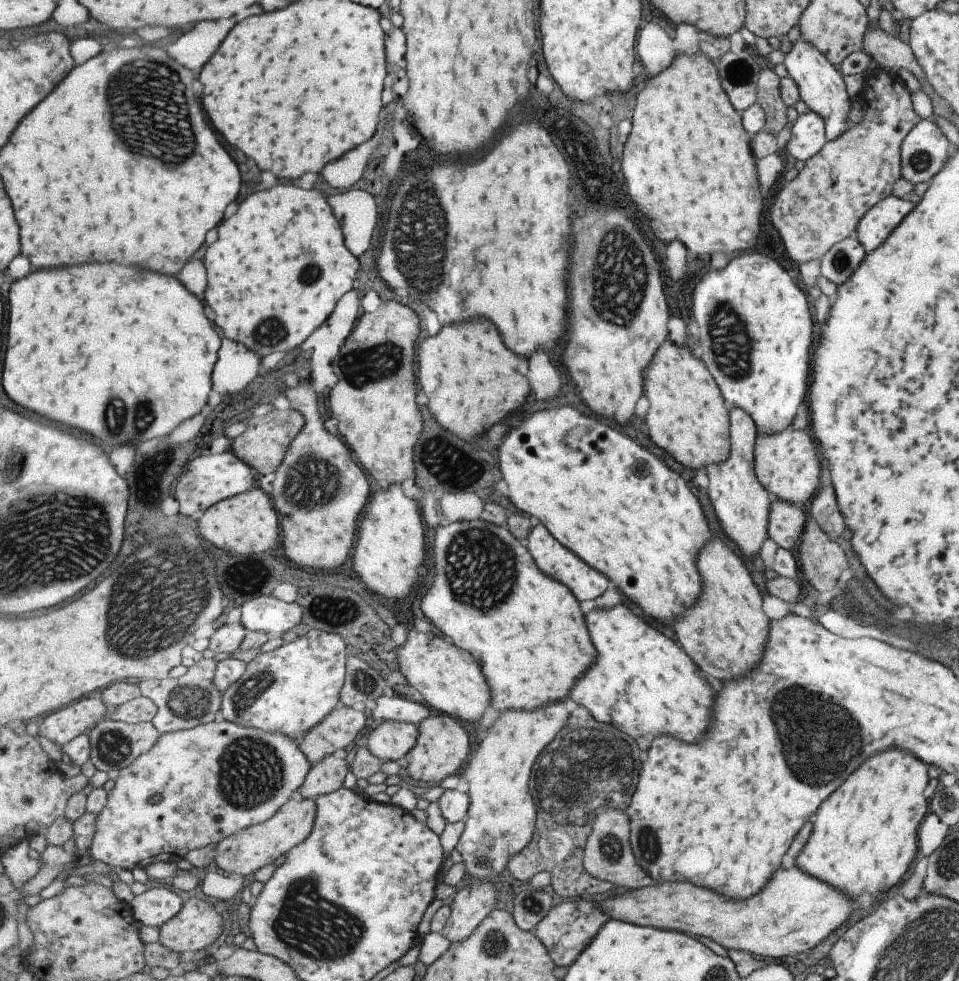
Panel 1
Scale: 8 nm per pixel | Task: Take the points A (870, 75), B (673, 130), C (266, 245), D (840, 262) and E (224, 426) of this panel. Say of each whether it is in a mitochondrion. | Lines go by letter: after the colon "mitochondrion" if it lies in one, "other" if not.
A: other
B: other
C: other
D: mitochondrion
E: other

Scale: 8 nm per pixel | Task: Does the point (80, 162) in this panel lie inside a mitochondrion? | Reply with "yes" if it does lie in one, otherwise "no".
no

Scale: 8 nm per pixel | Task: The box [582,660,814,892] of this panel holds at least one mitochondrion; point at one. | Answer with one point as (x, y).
(609, 842)

